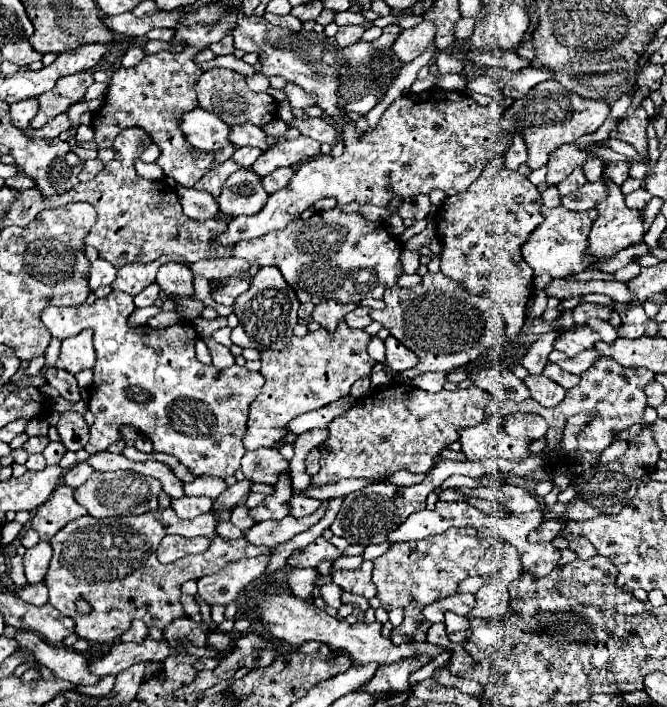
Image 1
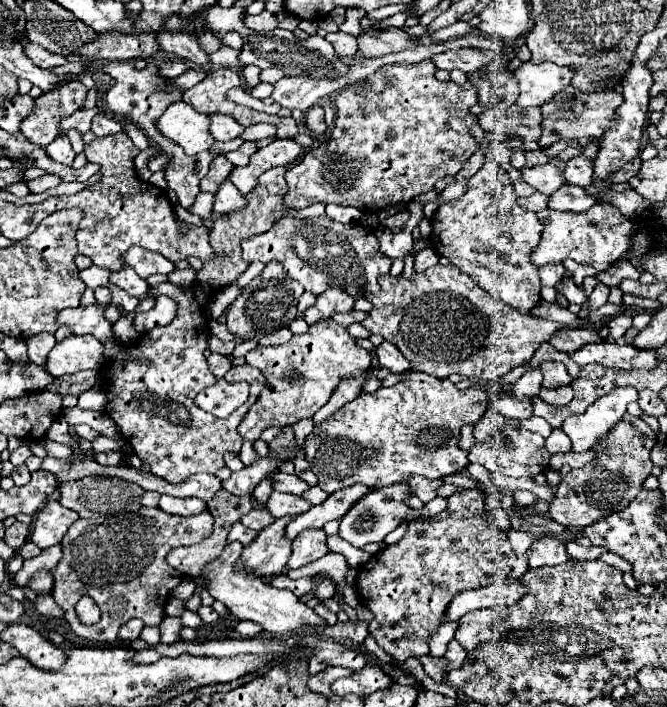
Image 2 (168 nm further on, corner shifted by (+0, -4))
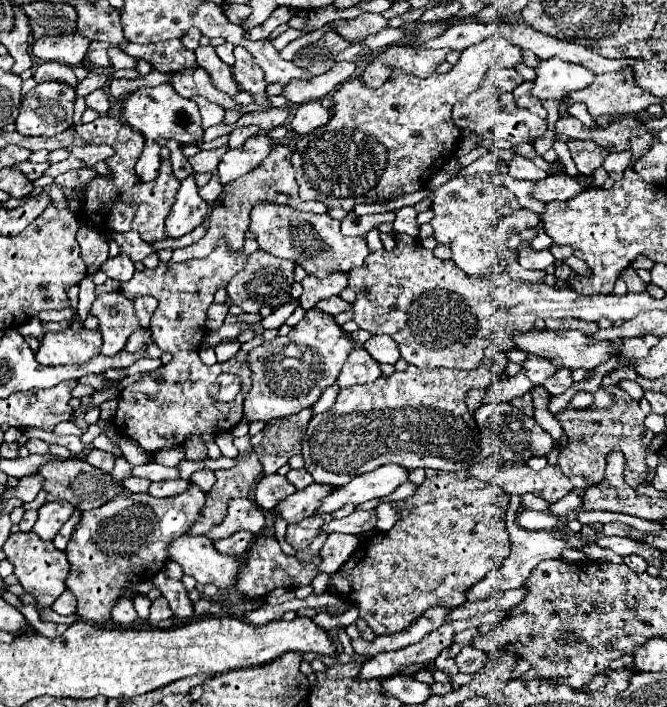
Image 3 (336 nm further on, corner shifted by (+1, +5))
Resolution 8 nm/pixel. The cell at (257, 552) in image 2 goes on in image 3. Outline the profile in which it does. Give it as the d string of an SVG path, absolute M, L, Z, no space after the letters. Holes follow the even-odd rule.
M311 483L309 487L279 501L277 511L285 517L287 523L297 523L305 517L315 515L315 509L323 503L323 497L327 497L327 493L331 493L331 491L335 491L335 487Z

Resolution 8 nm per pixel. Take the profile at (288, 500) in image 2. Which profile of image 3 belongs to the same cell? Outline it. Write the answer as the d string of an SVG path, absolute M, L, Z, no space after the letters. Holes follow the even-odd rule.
M273 473L273 475L263 475L259 479L259 483L253 489L253 501L265 509L271 511L277 507L277 503L289 495L293 495L297 489L281 475Z

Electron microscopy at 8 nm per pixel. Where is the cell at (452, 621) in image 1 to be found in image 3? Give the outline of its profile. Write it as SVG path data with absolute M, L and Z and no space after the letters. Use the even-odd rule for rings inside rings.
M447 649L447 651L443 651L443 653L435 659L435 667L437 667L437 669L441 669L441 671L445 671L447 675L455 675L455 673L459 673L459 669L457 669L455 661L453 661L453 659L451 659L451 655L449 655L449 649Z

